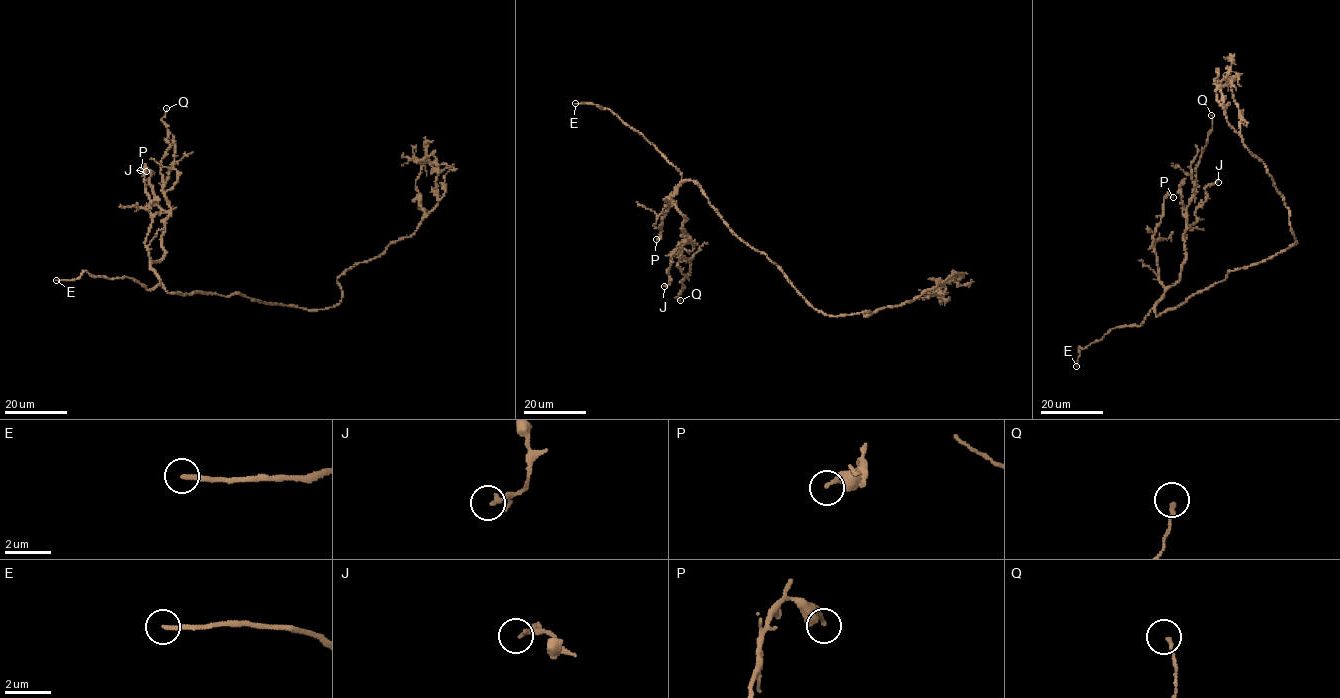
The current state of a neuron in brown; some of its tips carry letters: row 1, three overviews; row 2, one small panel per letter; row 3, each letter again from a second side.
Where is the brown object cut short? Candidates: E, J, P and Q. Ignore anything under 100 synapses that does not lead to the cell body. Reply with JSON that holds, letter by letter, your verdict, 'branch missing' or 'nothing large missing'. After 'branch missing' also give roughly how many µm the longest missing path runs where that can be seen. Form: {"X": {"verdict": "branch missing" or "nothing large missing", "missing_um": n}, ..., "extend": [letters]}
{"E": {"verdict": "branch missing", "missing_um": 30}, "J": {"verdict": "nothing large missing"}, "P": {"verdict": "nothing large missing"}, "Q": {"verdict": "nothing large missing"}, "extend": ["E"]}

